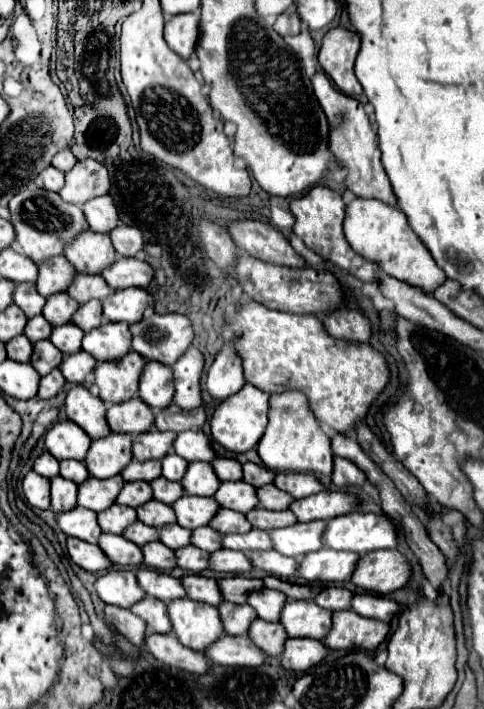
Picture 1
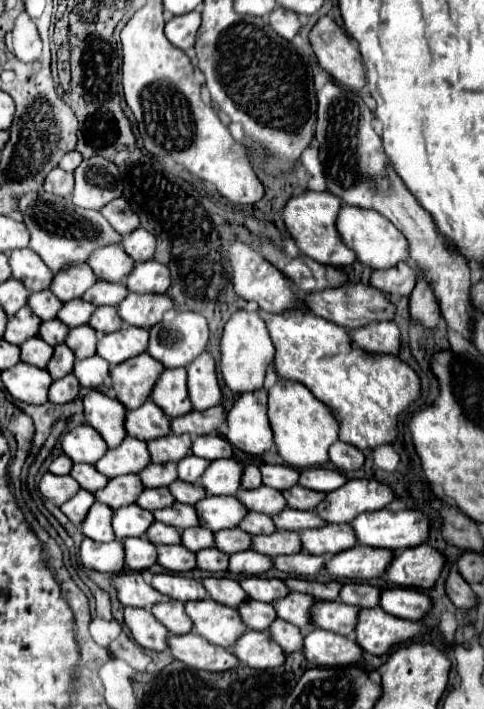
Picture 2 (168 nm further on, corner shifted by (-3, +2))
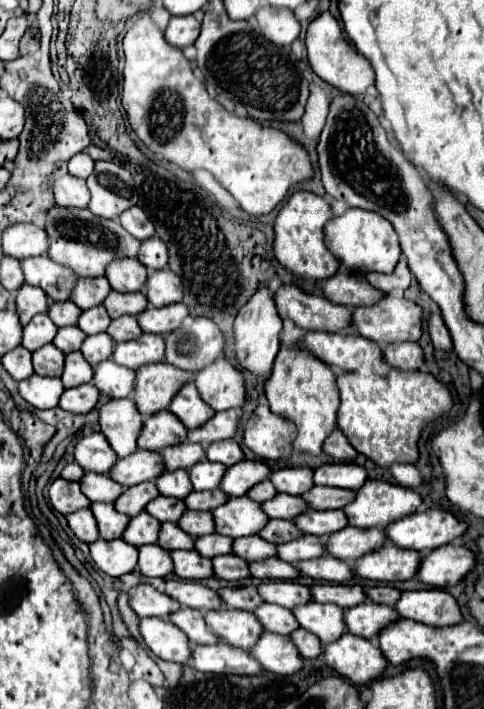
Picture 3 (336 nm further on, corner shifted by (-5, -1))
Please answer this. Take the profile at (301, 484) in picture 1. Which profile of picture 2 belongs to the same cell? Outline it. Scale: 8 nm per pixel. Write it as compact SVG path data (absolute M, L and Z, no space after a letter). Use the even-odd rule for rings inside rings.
M313 467L313 469L301 471L297 485L311 489L311 491L319 491L319 493L329 493L329 491L339 489L345 481L347 481L347 477L341 475L339 471L325 469L325 467Z

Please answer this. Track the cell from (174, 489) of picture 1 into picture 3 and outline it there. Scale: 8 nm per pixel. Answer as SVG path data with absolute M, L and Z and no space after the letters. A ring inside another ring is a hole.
M217 488L217 490L205 490L205 492L191 492L185 498L185 506L189 510L215 510L217 506L225 504L229 500L229 496Z

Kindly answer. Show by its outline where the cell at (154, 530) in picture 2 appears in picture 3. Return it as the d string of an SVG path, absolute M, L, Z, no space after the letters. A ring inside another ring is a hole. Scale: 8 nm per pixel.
M165 522L161 526L157 544L165 550L193 550L195 548L193 538L189 538L189 534L181 532L181 528L173 522Z

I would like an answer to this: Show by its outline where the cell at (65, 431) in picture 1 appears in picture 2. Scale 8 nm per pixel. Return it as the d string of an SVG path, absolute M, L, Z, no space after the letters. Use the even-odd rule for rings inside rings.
M79 425L67 431L61 437L61 447L63 453L73 463L91 463L91 465L97 463L107 451L107 445L103 443L101 435L89 425Z

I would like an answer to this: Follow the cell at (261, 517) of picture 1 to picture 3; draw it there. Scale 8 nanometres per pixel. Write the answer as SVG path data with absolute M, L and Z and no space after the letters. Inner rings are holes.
M305 510L295 518L295 524L303 534L315 534L315 536L329 536L337 530L343 530L347 526L347 518L343 510Z

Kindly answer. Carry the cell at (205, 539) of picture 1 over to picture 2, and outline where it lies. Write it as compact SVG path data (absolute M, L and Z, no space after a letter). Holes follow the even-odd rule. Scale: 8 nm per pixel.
M221 529L215 531L215 547L227 555L249 549L251 547L251 535L241 529Z

